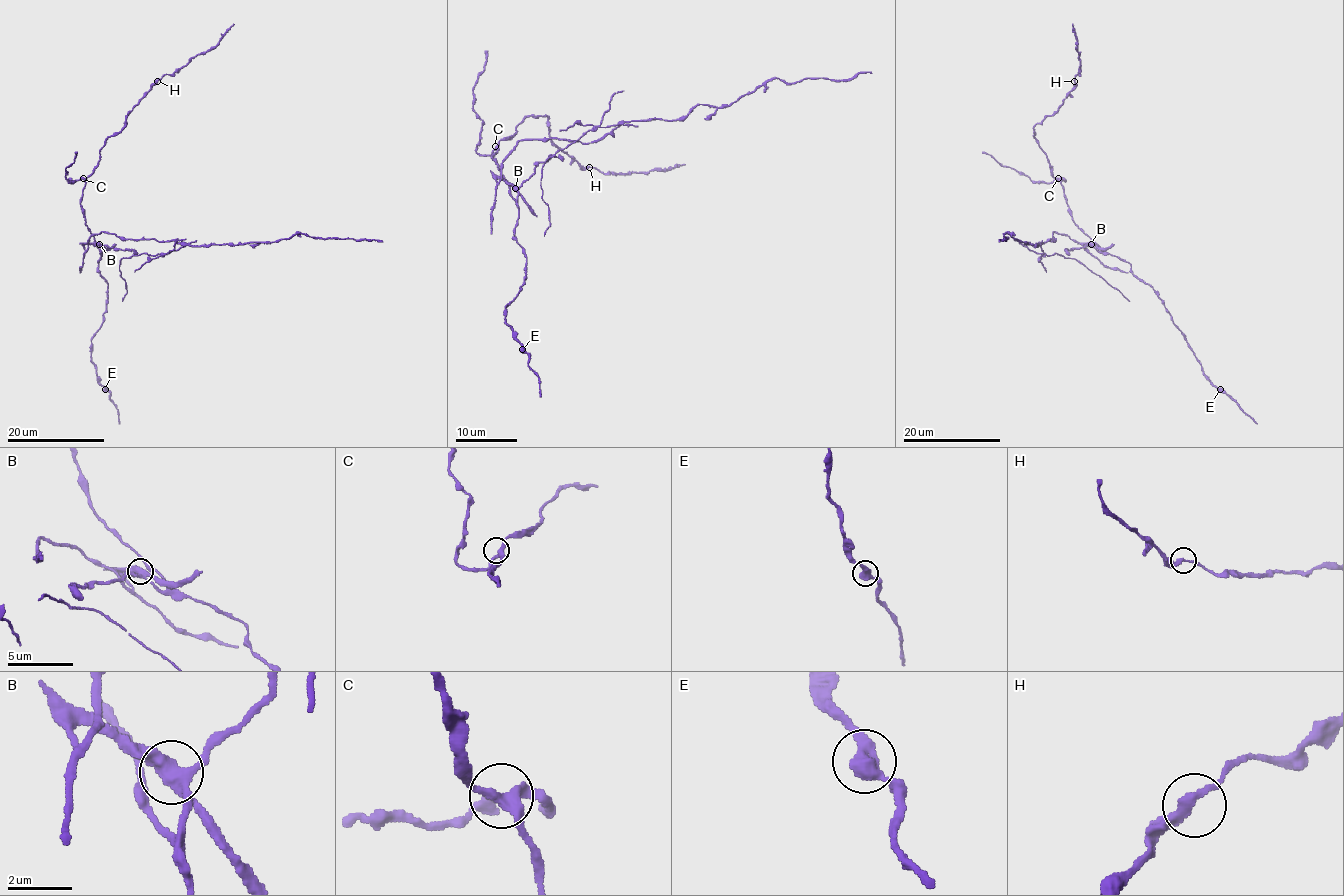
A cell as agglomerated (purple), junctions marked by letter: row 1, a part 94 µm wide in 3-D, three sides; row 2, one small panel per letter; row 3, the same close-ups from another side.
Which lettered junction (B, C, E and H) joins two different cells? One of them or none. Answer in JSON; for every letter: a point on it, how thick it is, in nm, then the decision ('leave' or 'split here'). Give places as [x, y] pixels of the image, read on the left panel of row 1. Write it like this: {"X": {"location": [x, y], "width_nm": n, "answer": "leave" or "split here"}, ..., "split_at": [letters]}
{"B": {"location": [99, 244], "width_nm": 440, "answer": "split here"}, "C": {"location": [83, 178], "width_nm": 280, "answer": "leave"}, "E": {"location": [105, 389], "width_nm": 460, "answer": "leave"}, "H": {"location": [157, 81], "width_nm": 240, "answer": "leave"}, "split_at": ["B"]}

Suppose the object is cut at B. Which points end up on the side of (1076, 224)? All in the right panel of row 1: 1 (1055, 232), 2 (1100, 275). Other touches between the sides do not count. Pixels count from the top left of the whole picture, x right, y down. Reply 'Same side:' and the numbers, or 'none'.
Same side: none

